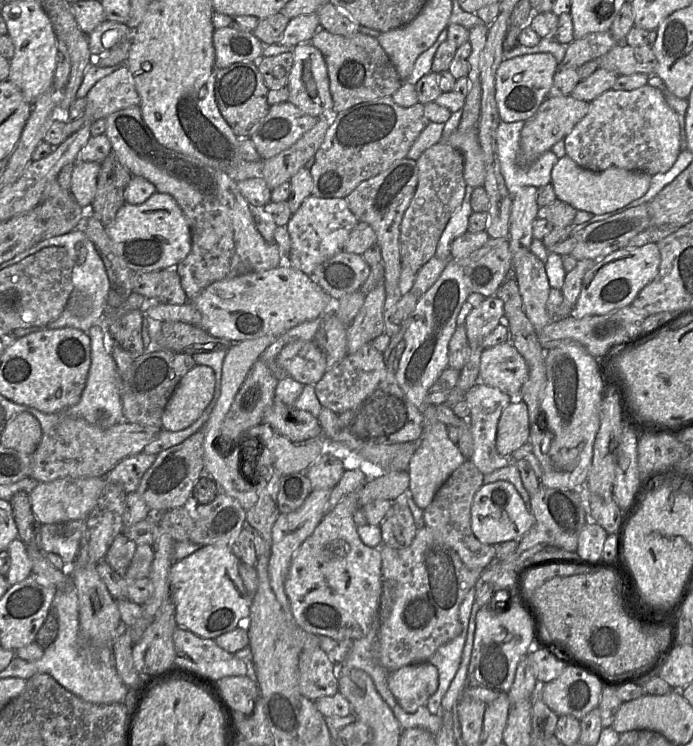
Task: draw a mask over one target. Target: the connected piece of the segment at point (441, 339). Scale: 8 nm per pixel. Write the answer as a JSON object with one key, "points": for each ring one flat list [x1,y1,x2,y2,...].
{"points":[[453,258,437,281,418,300,415,310,407,318,404,333,405,349,395,372,396,380,409,401,423,414,427,407,430,387,449,367,449,342,457,327,457,317,470,294,470,287,462,268]]}

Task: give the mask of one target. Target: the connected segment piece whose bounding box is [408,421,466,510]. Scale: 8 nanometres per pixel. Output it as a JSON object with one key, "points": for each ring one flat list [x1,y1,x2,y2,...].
{"points":[[437,421,424,428,408,467,410,475,409,495,412,495,418,507,425,510,443,483,465,461,466,459,458,446,448,437,448,426]]}

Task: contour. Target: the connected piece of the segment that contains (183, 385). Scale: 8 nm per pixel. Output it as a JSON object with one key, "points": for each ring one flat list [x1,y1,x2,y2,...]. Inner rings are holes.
{"points":[[195,364,182,377,166,404,163,429,176,432,192,425,211,402,215,381,212,368]]}

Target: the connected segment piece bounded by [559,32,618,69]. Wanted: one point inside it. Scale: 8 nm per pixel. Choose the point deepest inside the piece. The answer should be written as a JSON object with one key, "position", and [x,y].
{"position":[580,51]}

